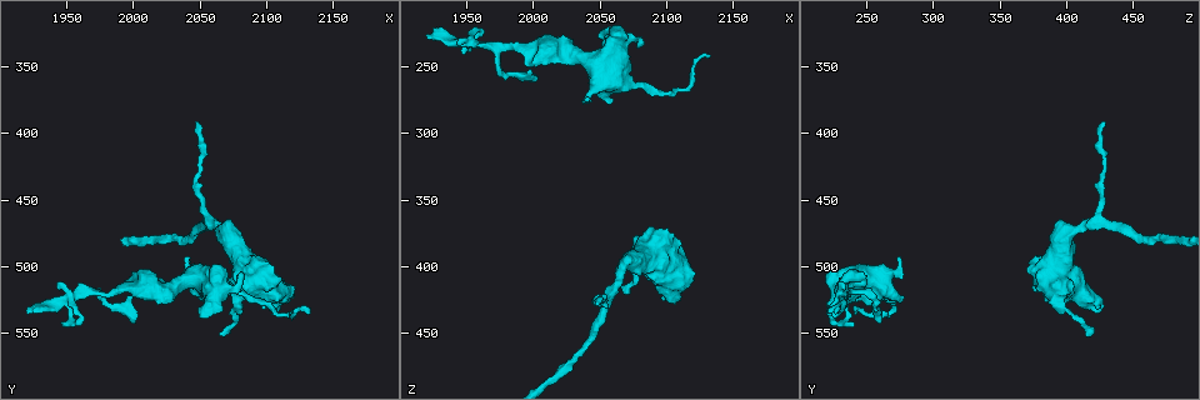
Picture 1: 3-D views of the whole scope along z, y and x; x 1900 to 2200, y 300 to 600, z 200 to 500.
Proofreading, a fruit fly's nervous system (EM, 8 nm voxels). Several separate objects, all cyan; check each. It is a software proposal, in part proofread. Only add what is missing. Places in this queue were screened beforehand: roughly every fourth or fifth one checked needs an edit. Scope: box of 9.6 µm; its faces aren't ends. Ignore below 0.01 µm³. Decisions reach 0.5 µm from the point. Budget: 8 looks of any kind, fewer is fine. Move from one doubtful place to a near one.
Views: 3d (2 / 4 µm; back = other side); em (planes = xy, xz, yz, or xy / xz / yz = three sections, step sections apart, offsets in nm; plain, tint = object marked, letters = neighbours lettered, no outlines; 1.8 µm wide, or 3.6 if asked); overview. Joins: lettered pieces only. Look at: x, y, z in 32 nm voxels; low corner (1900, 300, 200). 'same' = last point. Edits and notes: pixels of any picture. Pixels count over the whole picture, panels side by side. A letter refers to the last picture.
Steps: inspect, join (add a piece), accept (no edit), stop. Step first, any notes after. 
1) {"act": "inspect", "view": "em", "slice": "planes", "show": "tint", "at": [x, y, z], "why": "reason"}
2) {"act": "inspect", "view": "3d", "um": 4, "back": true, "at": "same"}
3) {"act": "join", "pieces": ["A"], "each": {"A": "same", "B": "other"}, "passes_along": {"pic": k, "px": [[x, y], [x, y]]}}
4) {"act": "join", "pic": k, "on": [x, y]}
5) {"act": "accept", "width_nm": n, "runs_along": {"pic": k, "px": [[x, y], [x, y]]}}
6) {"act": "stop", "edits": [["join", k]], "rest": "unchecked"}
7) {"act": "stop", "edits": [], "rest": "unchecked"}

{"act": "inspect", "view": "3d", "um": 2, "at": [2132, 536, 244], "why": "tapers out"}

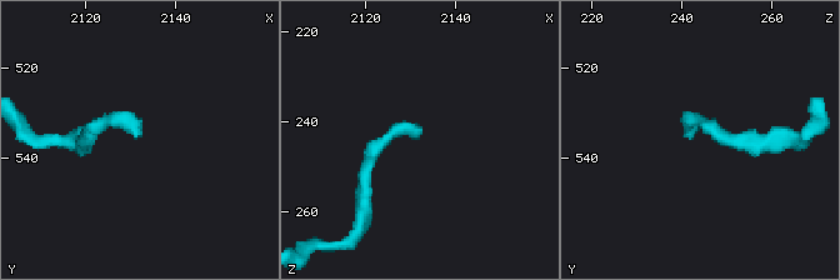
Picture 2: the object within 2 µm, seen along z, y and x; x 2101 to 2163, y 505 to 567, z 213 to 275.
{"act": "inspect", "view": "em", "slice": "xy", "step": 8, "show": "tint", "at": [2132, 535, 243]}

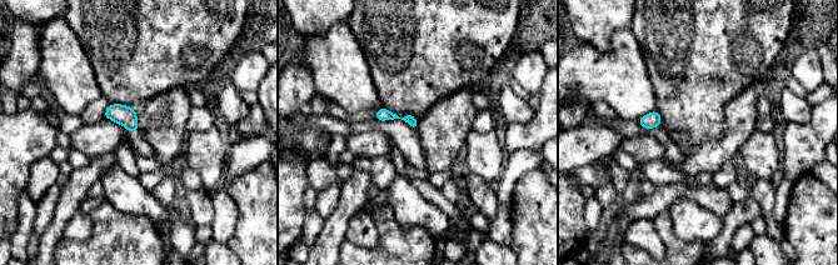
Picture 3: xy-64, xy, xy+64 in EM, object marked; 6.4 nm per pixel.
{"act": "inspect", "view": "em", "slice": "planes", "show": "letters", "at": "same", "why": "cut it another way"}

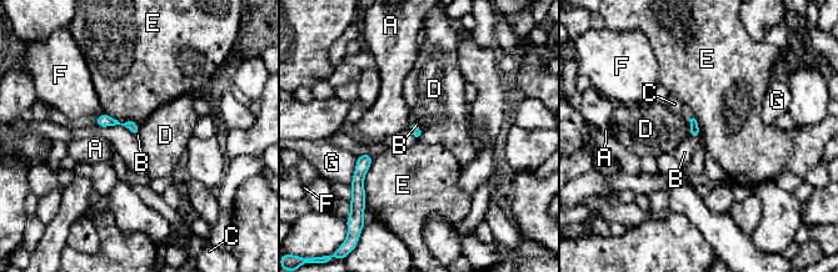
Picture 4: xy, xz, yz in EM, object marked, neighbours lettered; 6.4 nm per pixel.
{"act": "join", "pic": 4, "on": [684, 152], "longest_contact_nm": ["E", 300], "each": {"A": "other", "B": "same", "C": "other", "D": "other", "E": "other", "F": "other", "G": "other"}, "passes_along": {"pic": 4, "px": [[694, 127], [693, 137], [684, 152]]}, "found": "it goes on there"}

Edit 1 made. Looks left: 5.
{"act": "inspect", "view": "em", "slice": "planes", "show": "letters", "at": [2052, 538, 224], "why": "free end"}

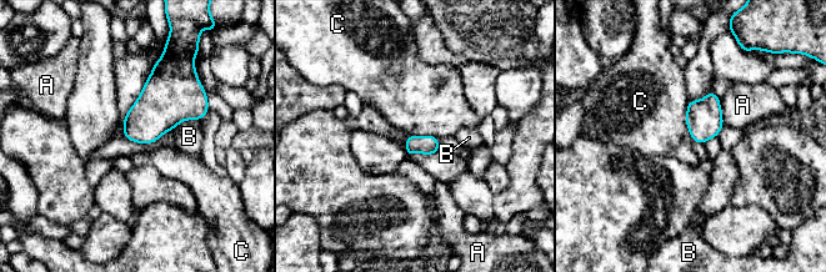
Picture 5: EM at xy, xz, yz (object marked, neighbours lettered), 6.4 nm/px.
{"act": "accept", "each": {"A": "other", "B": "other", "C": "other"}, "found": "none of them fits"}

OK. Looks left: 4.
{"act": "inspect", "view": "overview", "why": "see it whole again"}

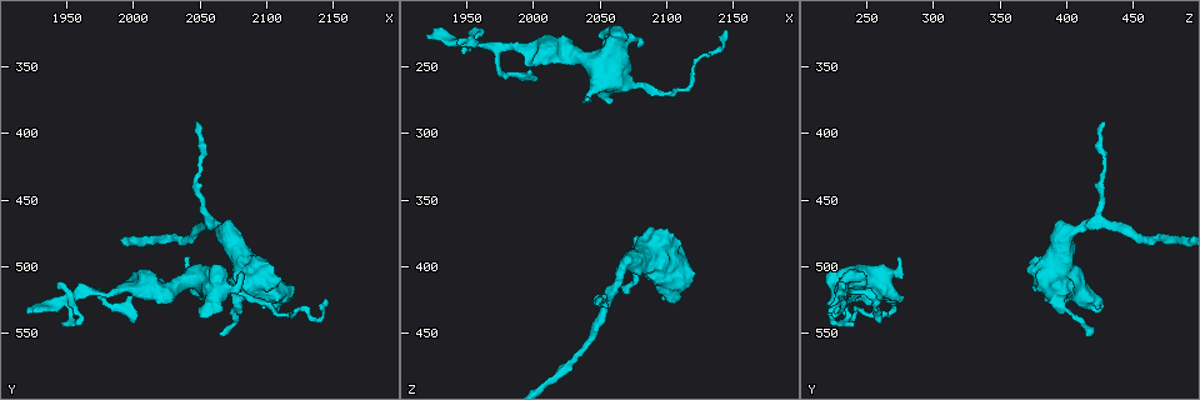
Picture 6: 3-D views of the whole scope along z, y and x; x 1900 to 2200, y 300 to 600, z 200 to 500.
{"act": "inspect", "view": "3d", "um": 2, "at": [2108, 536, 424], "why": "thick end"}

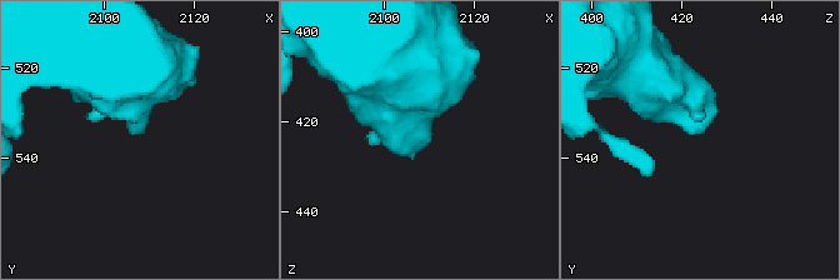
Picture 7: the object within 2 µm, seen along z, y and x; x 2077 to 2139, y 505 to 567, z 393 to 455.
{"act": "inspect", "view": "em", "slice": "planes", "show": "letters", "at": [2107, 535, 425], "why": "need the tissue"}

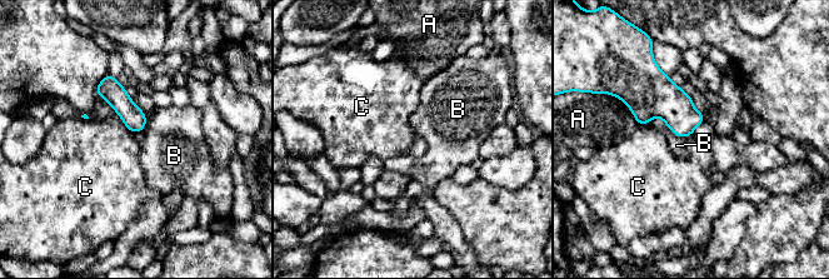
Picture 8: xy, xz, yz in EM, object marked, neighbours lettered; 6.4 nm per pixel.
{"act": "accept", "each": {"A": "other", "B": "other", "C": "other"}, "runs_along": {"pic": 8, "px": [[106, 79], [109, 88], [140, 128]]}, "found": "none of them fits"}

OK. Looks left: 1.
{"act": "stop", "edits": [["join", 4]], "rest": "unchecked"}

